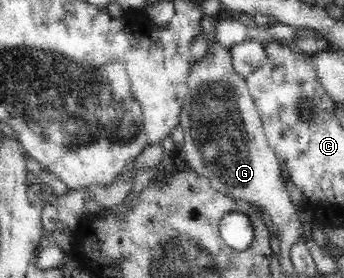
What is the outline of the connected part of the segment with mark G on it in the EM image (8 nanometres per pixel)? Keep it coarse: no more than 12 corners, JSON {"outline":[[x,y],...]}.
{"outline":[[217,40],[180,115],[187,166],[308,243],[247,78]]}

